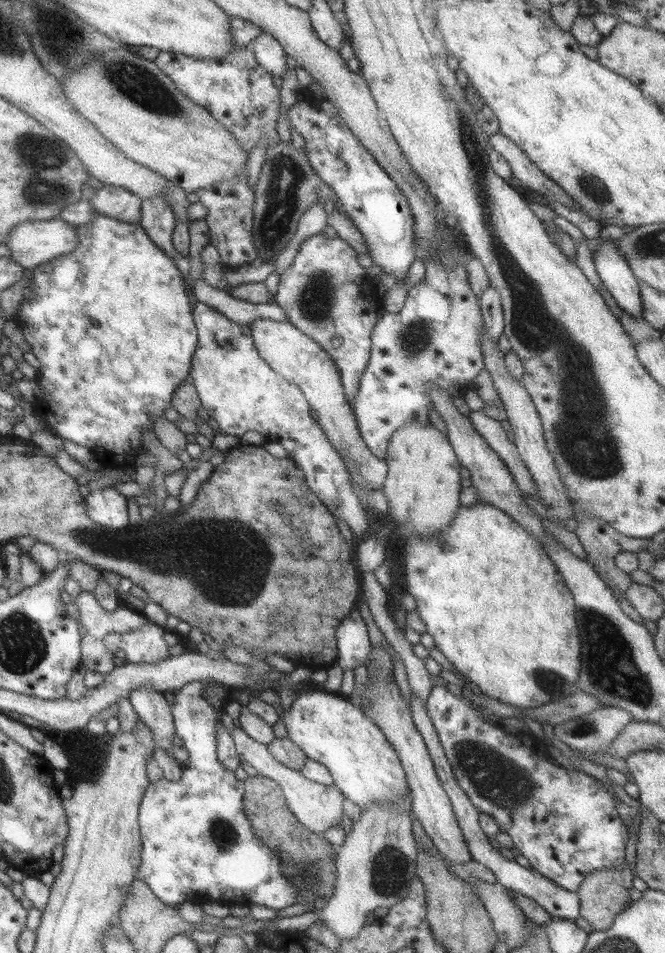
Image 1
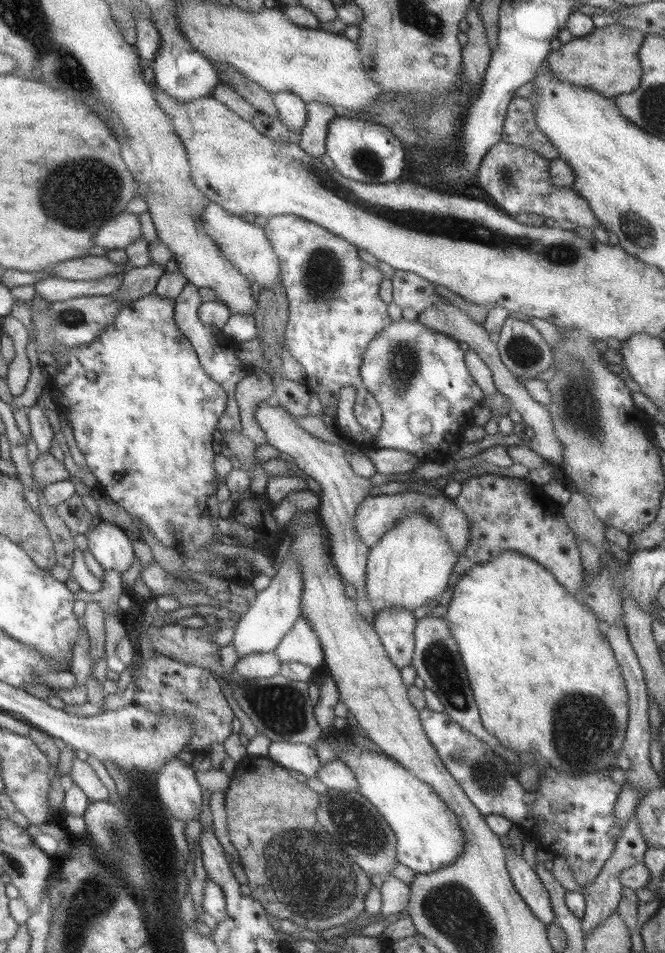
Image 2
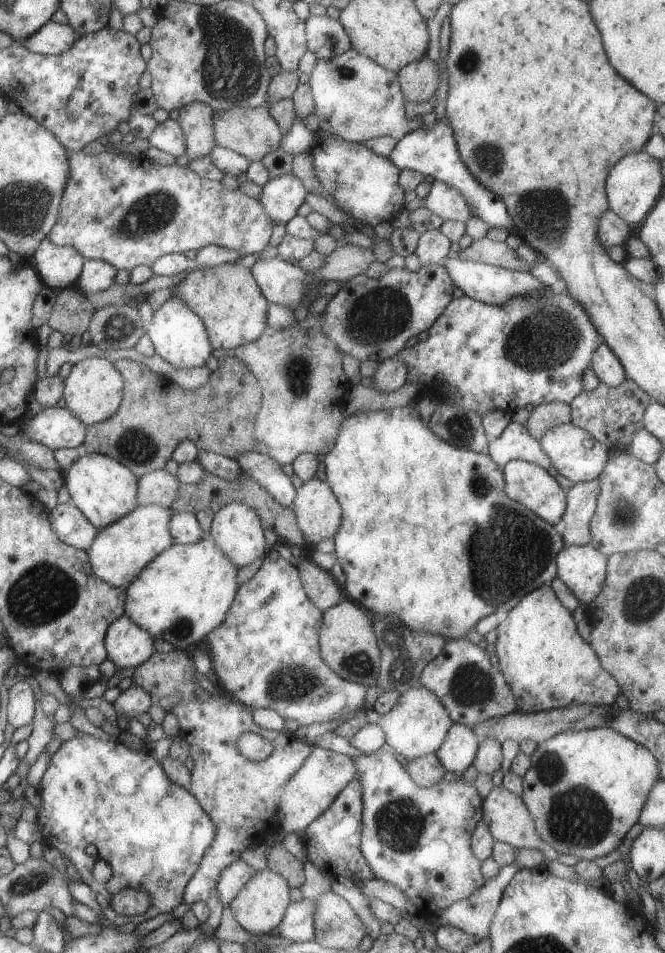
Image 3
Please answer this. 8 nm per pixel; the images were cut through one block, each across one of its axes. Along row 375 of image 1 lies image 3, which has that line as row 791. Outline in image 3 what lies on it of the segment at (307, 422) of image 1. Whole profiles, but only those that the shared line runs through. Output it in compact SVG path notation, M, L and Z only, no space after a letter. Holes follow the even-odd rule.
M224 692L222 696L215 698L215 696L211 695L209 698L205 698L205 700L197 699L196 696L195 698L191 698L189 702L185 702L185 704L175 704L171 708L171 713L178 720L179 735L189 745L189 756L191 756L194 762L193 771L190 773L188 791L195 797L203 812L209 816L211 822L213 822L213 826L215 826L215 840L205 850L205 854L203 854L203 858L201 858L195 874L191 876L191 880L187 882L185 890L183 890L184 902L192 904L201 901L207 906L209 918L205 922L199 923L201 932L205 932L205 934L211 934L217 928L222 915L223 904L217 898L216 888L221 870L227 868L232 862L239 860L239 854L245 848L249 848L253 844L265 842L270 836L279 834L280 831L277 827L277 798L279 798L279 790L287 782L287 778L291 778L301 768L301 764L305 762L305 758L311 754L312 748L307 746L307 744L303 744L303 742L299 742L297 737L293 735L287 736L283 732L273 732L255 724L251 712L250 708L241 704L241 702L237 702L237 699ZM245 732L257 734L257 736L261 736L263 740L267 740L271 744L271 754L265 760L251 762L251 760L243 758L243 754L237 752L235 742Z

